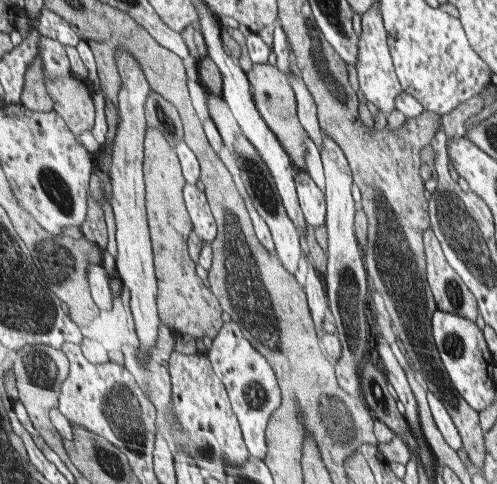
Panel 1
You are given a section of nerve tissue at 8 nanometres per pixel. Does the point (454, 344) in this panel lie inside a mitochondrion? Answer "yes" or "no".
yes

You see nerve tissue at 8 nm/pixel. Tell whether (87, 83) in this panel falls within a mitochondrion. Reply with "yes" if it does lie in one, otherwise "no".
no

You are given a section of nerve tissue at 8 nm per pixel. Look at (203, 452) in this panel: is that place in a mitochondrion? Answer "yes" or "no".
yes

